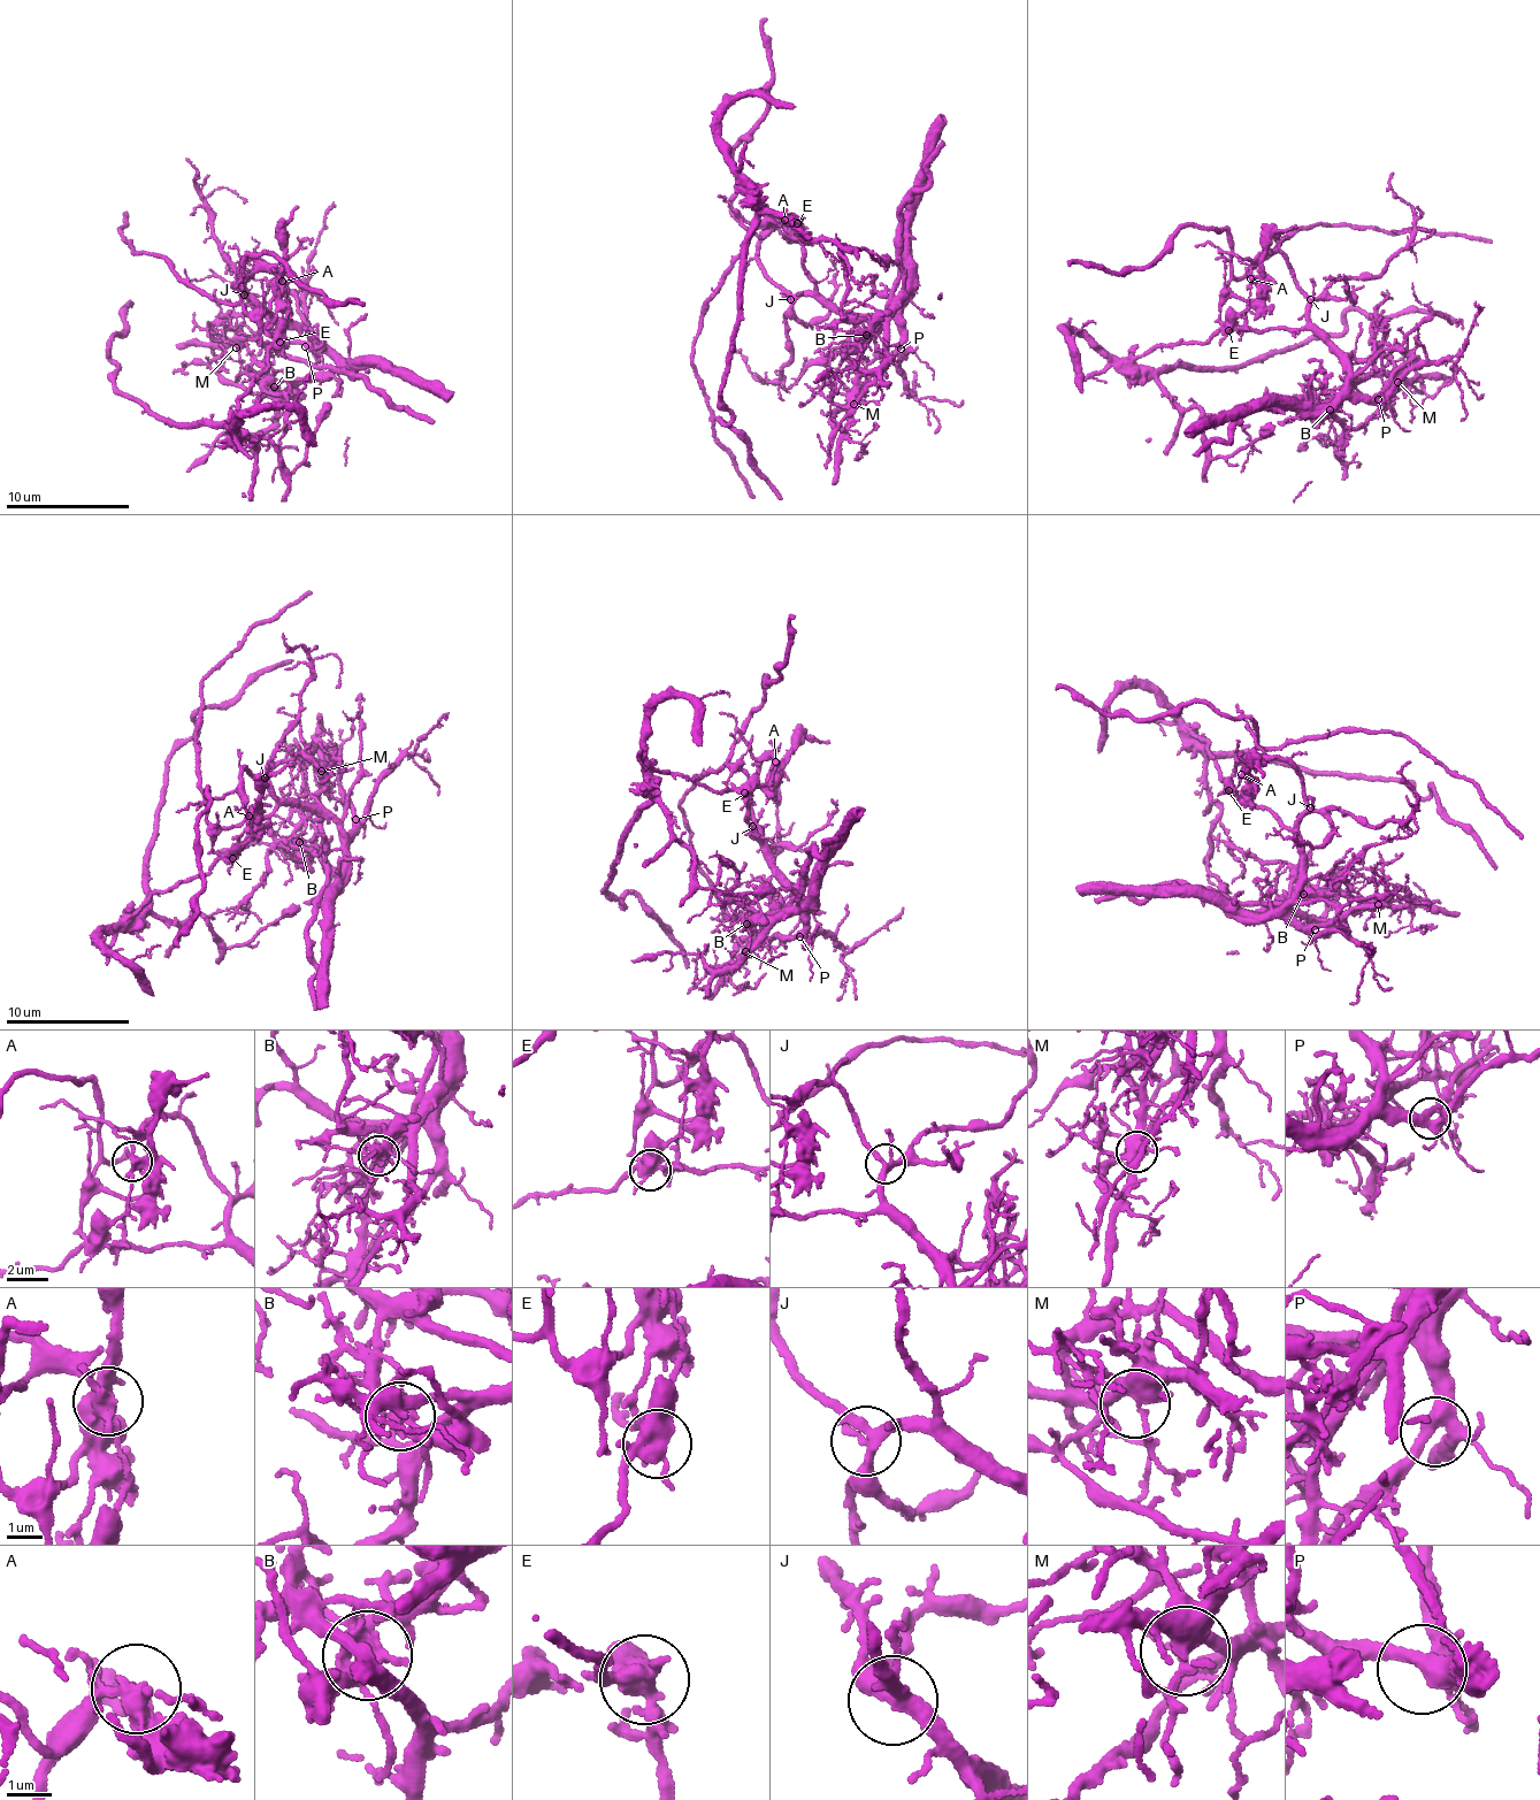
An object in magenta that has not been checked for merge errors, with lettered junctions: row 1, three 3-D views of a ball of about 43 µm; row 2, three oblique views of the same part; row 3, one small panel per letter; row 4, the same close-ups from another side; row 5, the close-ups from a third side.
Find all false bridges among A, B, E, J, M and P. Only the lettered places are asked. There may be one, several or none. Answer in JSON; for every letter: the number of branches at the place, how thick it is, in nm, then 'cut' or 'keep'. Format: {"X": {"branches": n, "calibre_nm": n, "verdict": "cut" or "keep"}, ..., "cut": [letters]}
{"A": {"branches": 4, "calibre_nm": 320, "verdict": "cut"}, "B": {"branches": 6, "calibre_nm": 280, "verdict": "cut"}, "E": {"branches": 5, "calibre_nm": 440, "verdict": "cut"}, "J": {"branches": 4, "calibre_nm": 300, "verdict": "keep"}, "M": {"branches": 6, "calibre_nm": 440, "verdict": "keep"}, "P": {"branches": 4, "calibre_nm": 400, "verdict": "keep"}, "cut": ["A", "B", "E"]}

